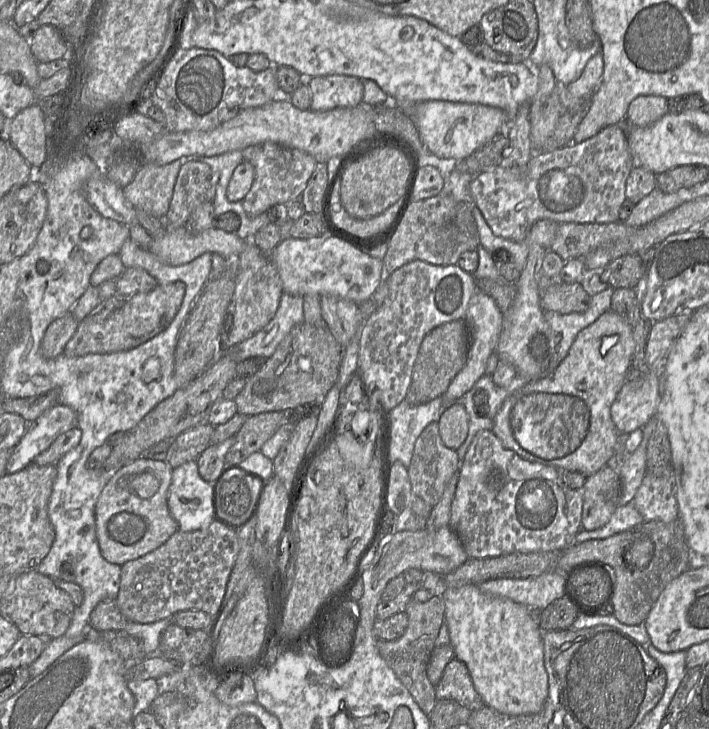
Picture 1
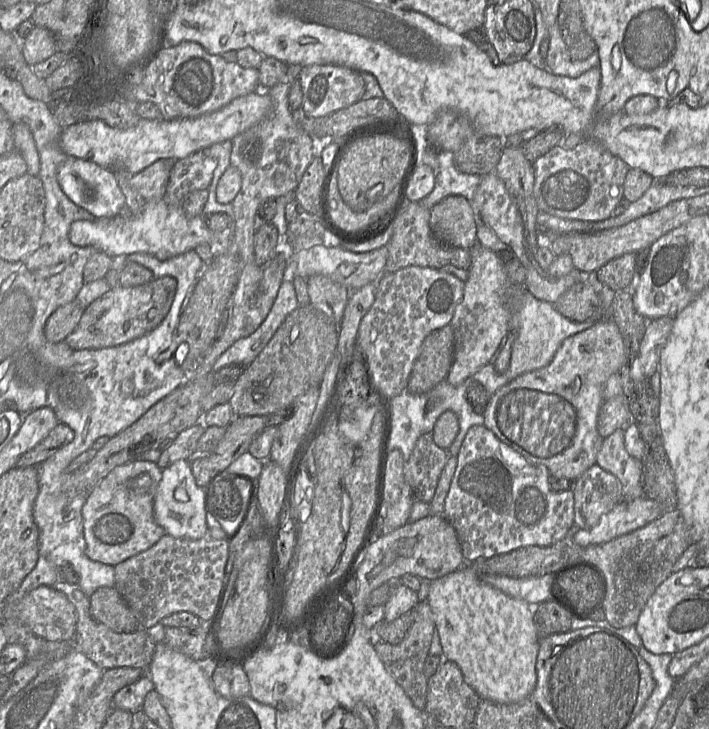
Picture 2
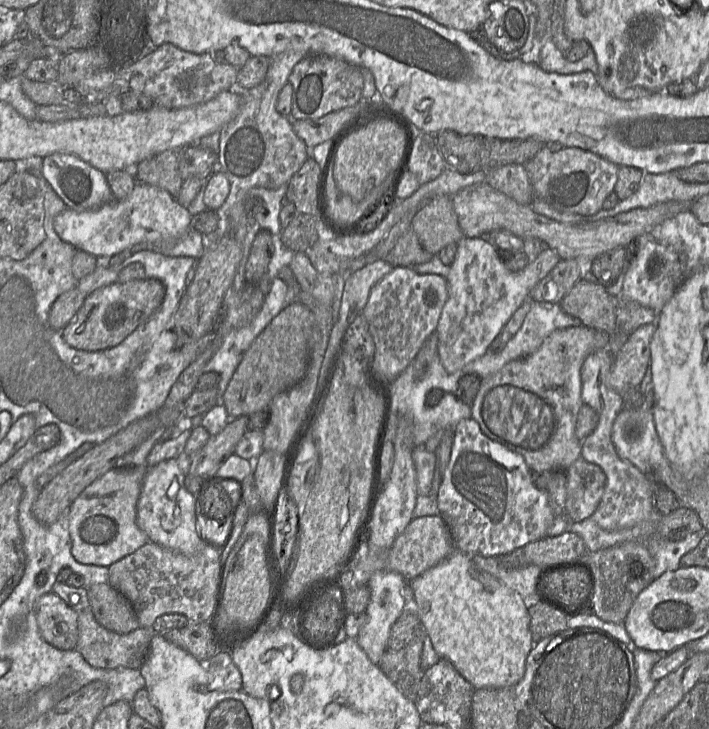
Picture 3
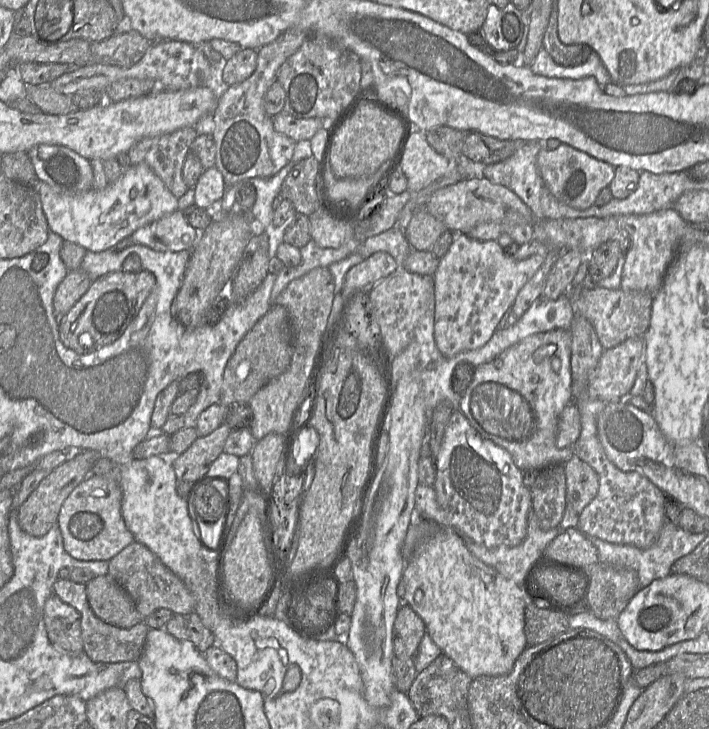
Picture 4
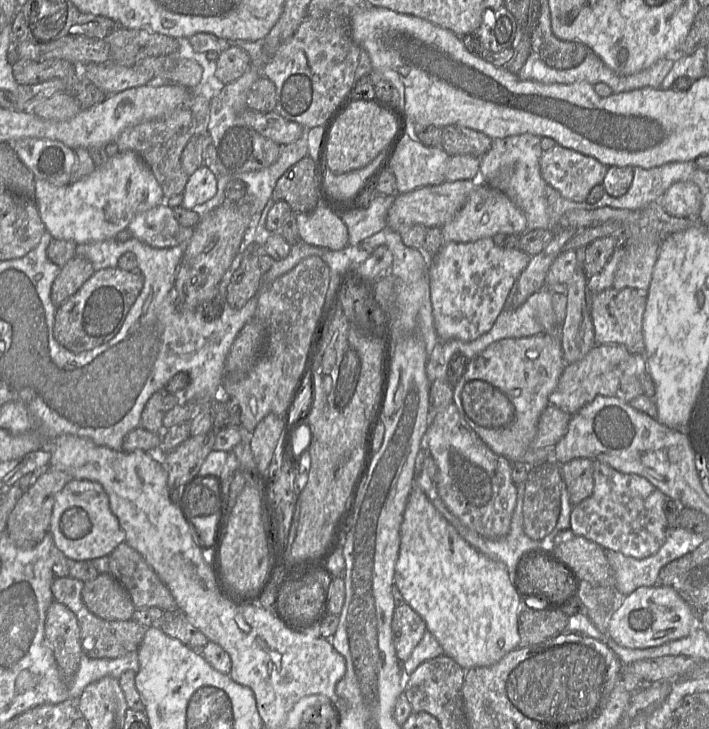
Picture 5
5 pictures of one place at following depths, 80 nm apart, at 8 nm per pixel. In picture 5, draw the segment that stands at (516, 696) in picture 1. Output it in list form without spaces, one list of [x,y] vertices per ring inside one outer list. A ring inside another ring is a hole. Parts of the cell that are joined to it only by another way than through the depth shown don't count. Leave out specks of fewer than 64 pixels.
[[[416,477],[401,524],[394,585],[401,592],[406,604],[425,621],[427,630],[438,640],[445,654],[464,670],[494,665],[506,654],[518,648],[520,594],[512,578],[500,562],[482,554],[459,535],[430,502],[416,483]]]

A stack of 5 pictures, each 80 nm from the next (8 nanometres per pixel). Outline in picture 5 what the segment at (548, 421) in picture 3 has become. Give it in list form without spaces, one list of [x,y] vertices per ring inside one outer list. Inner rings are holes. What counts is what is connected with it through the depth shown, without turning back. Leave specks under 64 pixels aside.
[[[558,334],[502,339],[490,344],[473,358],[462,378],[452,388],[452,402],[470,429],[493,453],[509,461],[521,461],[528,465],[555,461],[553,449],[532,450],[531,443],[537,433],[539,417],[549,405],[549,396],[555,390],[566,365]]]

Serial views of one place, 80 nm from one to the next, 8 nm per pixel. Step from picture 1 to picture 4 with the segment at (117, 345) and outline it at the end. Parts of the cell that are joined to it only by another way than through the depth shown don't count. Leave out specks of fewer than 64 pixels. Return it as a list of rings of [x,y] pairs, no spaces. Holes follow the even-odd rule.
[[[116,271],[91,282],[86,293],[67,314],[59,318],[59,336],[63,345],[78,354],[88,354],[116,341],[140,311],[156,285],[152,273]]]

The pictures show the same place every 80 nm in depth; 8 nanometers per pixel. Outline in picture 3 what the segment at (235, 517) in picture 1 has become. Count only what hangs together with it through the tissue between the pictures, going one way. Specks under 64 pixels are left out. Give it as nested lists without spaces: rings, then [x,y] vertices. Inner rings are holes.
[[[231,478],[206,479],[196,497],[197,529],[211,544],[222,542],[232,532],[234,513],[242,496],[241,483]]]

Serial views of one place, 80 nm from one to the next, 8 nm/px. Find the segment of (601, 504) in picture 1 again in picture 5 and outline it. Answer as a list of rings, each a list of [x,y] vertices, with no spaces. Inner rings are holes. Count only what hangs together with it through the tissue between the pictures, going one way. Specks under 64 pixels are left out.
[[[575,458],[561,465],[563,480],[572,506],[590,497],[594,489],[593,463],[586,458]]]

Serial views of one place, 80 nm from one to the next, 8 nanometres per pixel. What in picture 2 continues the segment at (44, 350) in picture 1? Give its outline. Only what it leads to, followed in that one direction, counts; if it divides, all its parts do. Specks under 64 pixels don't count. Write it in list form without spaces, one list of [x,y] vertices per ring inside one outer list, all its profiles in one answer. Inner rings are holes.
[[[76,300],[58,307],[44,326],[46,339],[52,343],[64,341],[78,326],[83,311]]]

